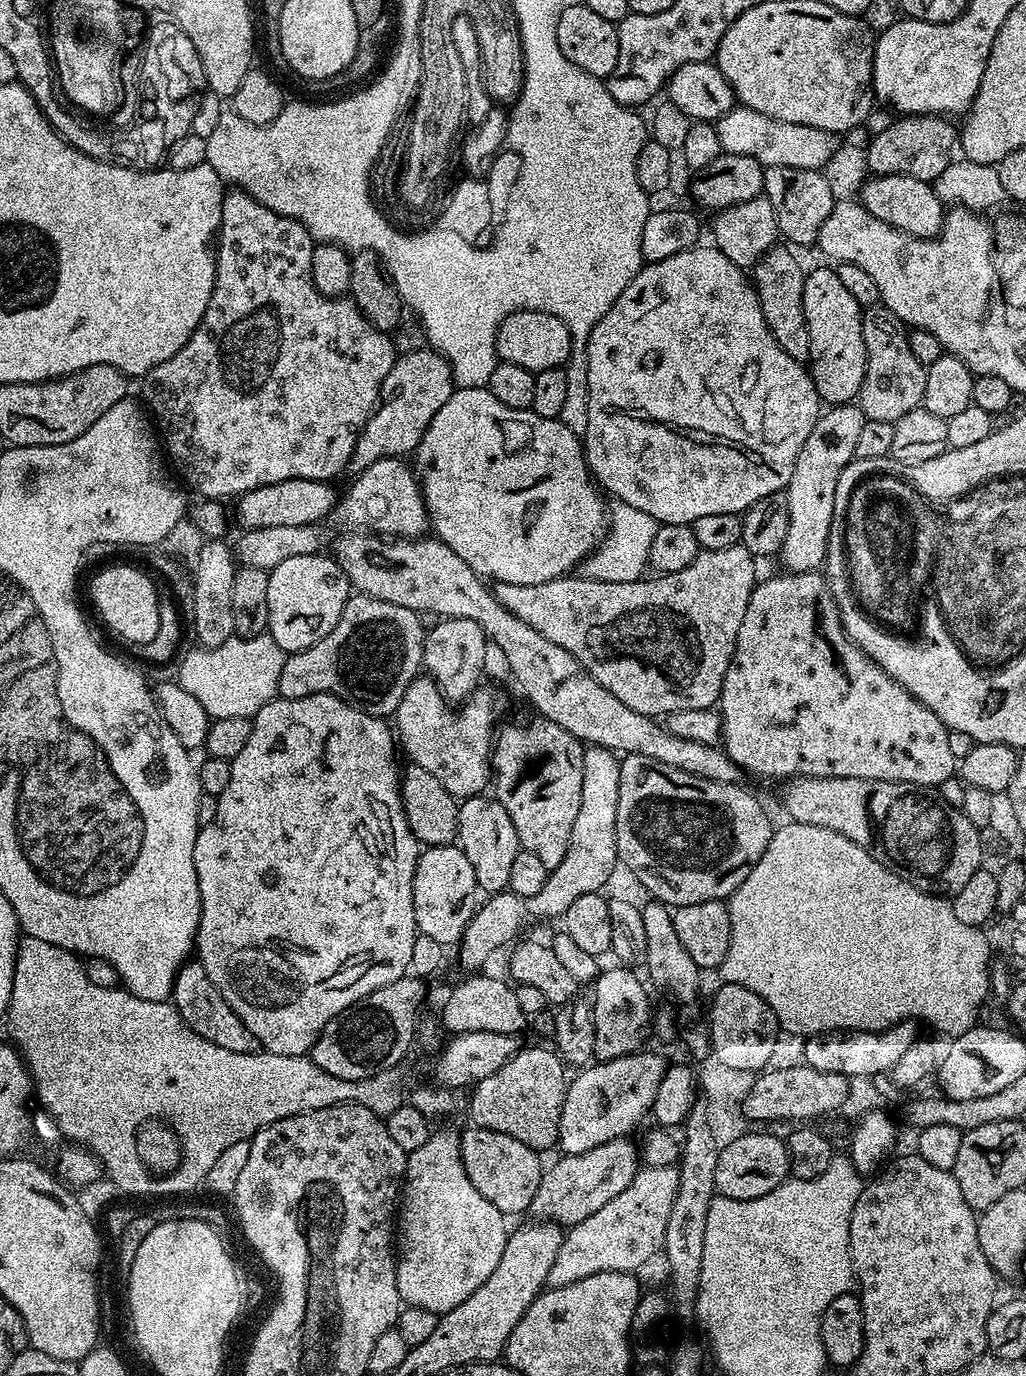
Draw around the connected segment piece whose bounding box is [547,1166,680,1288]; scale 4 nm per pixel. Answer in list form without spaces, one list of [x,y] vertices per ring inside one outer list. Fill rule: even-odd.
[[[641,1167],[634,1182],[630,1182],[618,1198],[610,1198],[602,1210],[590,1214],[590,1218],[582,1218],[582,1222],[565,1231],[562,1250],[558,1250],[558,1258],[554,1258],[547,1287],[570,1286],[570,1282],[599,1272],[635,1273],[636,1268],[650,1263],[664,1247],[666,1222],[670,1219],[670,1206],[674,1206],[679,1182],[679,1167]]]

